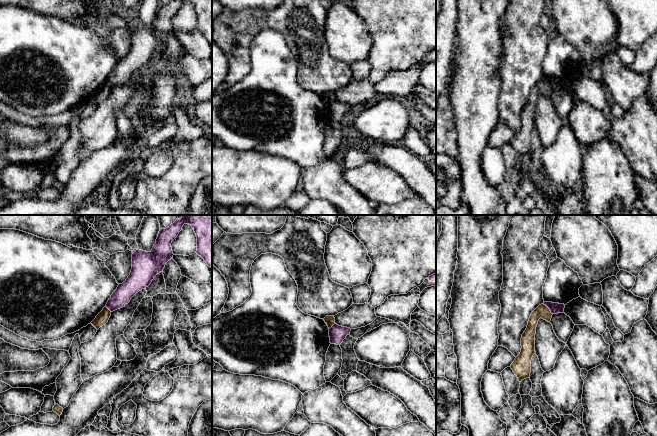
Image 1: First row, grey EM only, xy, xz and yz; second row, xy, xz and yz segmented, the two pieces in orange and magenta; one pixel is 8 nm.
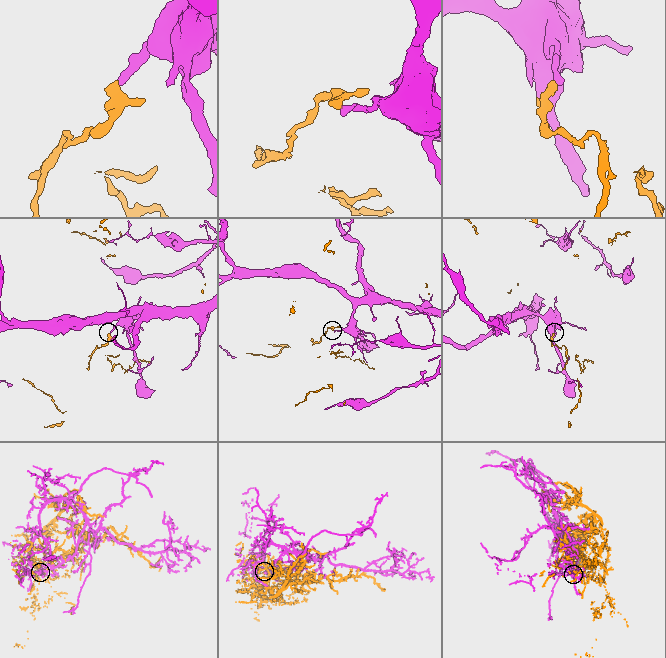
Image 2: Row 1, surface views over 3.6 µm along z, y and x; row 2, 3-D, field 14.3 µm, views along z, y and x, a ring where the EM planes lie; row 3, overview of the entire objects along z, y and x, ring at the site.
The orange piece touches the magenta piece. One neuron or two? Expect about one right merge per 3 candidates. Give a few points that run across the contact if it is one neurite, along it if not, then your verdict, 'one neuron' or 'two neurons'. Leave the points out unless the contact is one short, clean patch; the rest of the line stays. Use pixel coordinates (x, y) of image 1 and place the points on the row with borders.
line yz (543, 303), (552, 314); two neurons

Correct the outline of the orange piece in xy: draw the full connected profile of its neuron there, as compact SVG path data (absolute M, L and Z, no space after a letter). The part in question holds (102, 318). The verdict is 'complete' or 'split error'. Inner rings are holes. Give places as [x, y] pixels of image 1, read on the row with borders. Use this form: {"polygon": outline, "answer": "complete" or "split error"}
{"polygon": "M105 306L103 310L96 316L91 324L98 330L105 325L111 316L111 311Z", "answer": "complete"}

